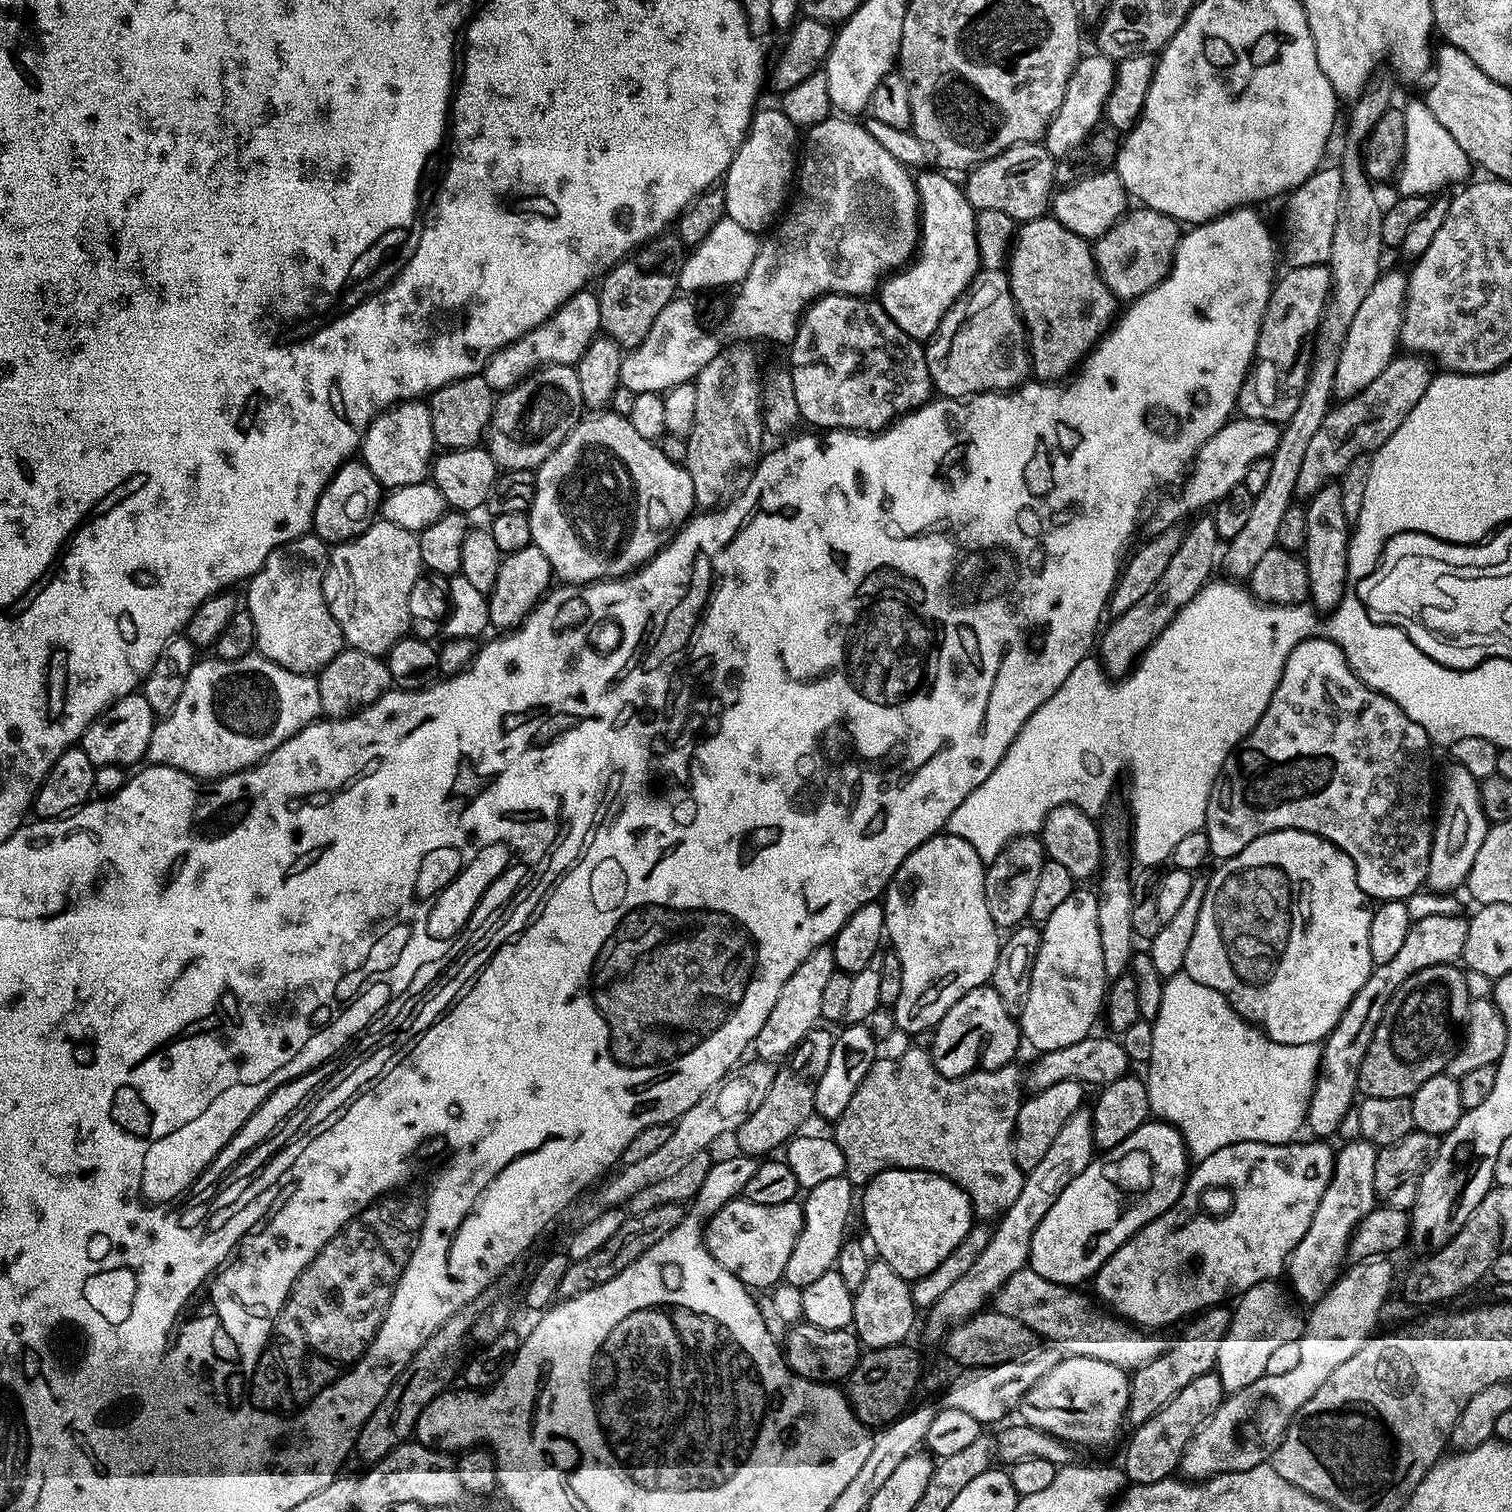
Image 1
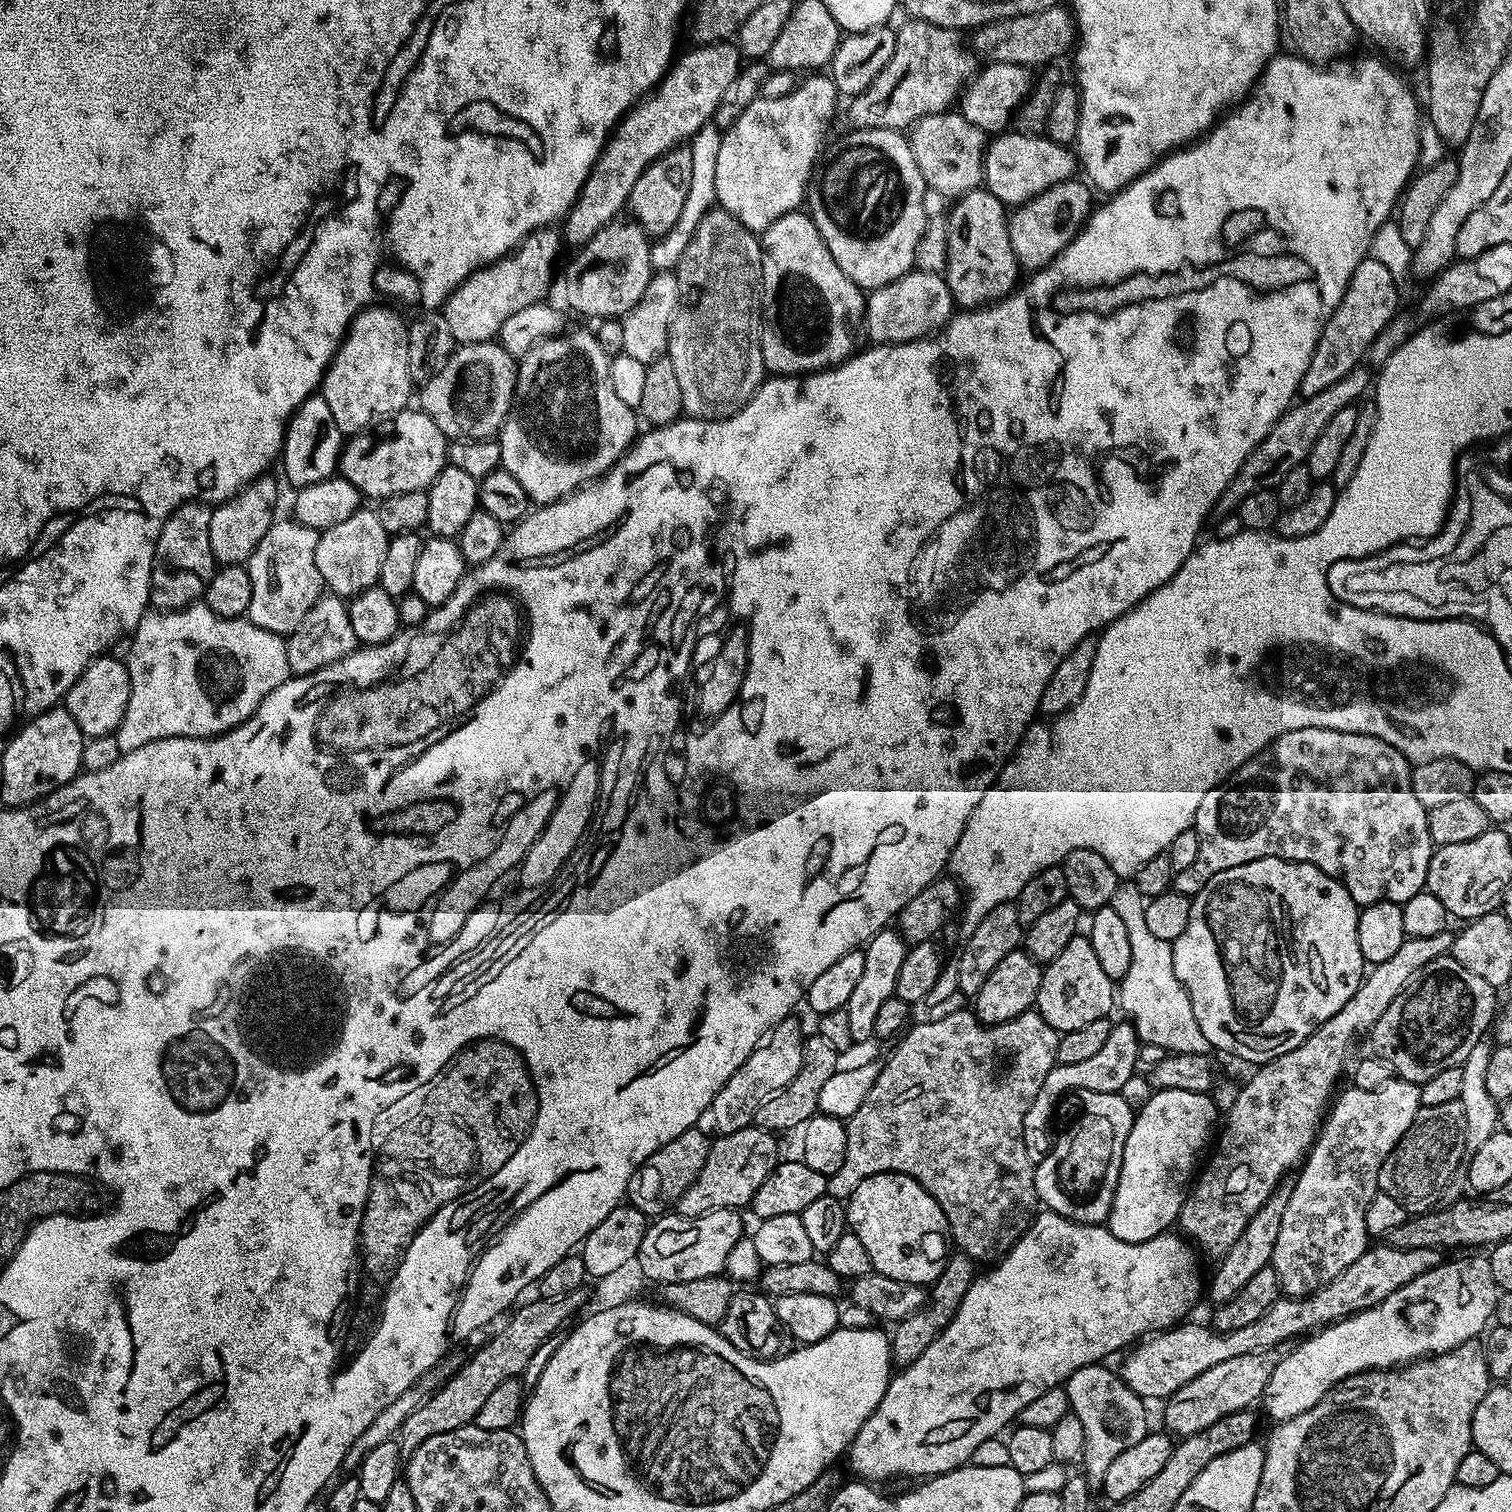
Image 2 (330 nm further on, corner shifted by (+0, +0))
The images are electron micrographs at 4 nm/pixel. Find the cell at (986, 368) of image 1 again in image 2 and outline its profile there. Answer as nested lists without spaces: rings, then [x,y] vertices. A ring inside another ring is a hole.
[[[913,270],[867,293],[862,328],[868,331],[872,344],[905,344],[939,332],[953,315],[954,301],[943,275]]]

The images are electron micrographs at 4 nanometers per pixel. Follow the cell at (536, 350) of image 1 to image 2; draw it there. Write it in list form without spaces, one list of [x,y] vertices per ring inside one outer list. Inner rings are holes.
[[[555,227],[539,228],[537,232],[529,232],[520,247],[501,260],[471,272],[442,305],[442,314],[457,345],[489,343],[499,335],[502,322],[506,322],[510,314],[518,314],[518,310],[526,306],[541,303],[552,284],[552,267],[556,264],[560,244],[562,236]]]

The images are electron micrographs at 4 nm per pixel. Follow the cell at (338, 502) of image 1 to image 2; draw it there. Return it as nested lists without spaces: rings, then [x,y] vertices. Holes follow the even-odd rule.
[[[313,394],[296,408],[296,413],[288,420],[284,429],[284,450],[282,465],[284,476],[299,490],[306,486],[314,486],[314,482],[329,480],[337,475],[340,467],[340,453],[346,443],[345,433],[338,430],[338,422],[334,422],[334,414],[330,414],[330,406],[326,406],[323,395]]]

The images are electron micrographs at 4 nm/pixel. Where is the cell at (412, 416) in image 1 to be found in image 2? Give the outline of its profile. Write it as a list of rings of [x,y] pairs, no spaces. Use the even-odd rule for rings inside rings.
[[[369,306],[361,308],[359,314],[348,325],[348,331],[344,333],[344,338],[340,342],[339,348],[336,349],[336,354],[332,358],[332,363],[324,371],[324,378],[322,381],[322,395],[326,406],[330,406],[330,414],[334,414],[334,422],[338,422],[338,430],[345,434],[355,434],[368,429],[373,426],[379,425],[381,422],[389,419],[395,412],[402,412],[405,408],[409,407],[411,398],[414,396],[414,381],[410,374],[410,350],[408,349],[408,324],[403,320],[394,309],[388,308],[392,306]]]

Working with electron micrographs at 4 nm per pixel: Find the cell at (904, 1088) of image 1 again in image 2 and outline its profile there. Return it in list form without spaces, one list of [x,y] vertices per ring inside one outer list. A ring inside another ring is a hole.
[[[972,1010],[948,1012],[941,1020],[928,1020],[925,1024],[915,1024],[913,1023],[895,1041],[894,1047],[896,1049],[889,1054],[888,1061],[883,1061],[880,1064],[880,1073],[874,1086],[870,1086],[870,1094],[866,1094],[866,1102],[862,1102],[862,1106],[858,1106],[858,1110],[846,1121],[848,1130],[846,1158],[844,1165],[833,1176],[828,1177],[827,1195],[847,1201],[848,1197],[854,1194],[854,1190],[858,1190],[858,1186],[862,1182],[866,1182],[866,1178],[883,1172],[901,1172],[918,1181],[932,1195],[934,1202],[938,1202],[938,1206],[948,1219],[951,1239],[954,1241],[955,1247],[956,1244],[960,1247],[957,1249],[963,1255],[977,1262],[983,1262],[983,1260],[999,1261],[1007,1256],[1008,1251],[1028,1231],[1028,1225],[1032,1223],[1034,1213],[1038,1208],[1036,1170],[1032,1159],[1026,1154],[1026,1146],[1022,1142],[1022,1122],[1026,1118],[1026,1110],[1030,1110],[1034,1098],[1038,1098],[1038,1090],[1042,1090],[1042,1082],[1046,1082],[1046,1074],[1050,1074],[1050,1070],[1057,1065],[1056,1055],[1058,1054],[1061,1033],[1055,1032],[1036,1010],[1018,1014],[1018,1018],[1007,1020],[1001,1024],[984,1024]]]

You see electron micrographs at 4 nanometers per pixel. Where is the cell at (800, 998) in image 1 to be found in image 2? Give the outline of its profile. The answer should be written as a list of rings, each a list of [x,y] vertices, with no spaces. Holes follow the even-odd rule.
[[[796,1018],[783,1020],[772,1027],[754,1046],[750,1058],[738,1066],[738,1070],[725,1082],[722,1090],[712,1099],[710,1117],[712,1124],[720,1134],[734,1134],[734,1130],[753,1127],[756,1111],[762,1102],[770,1099],[775,1092],[781,1092],[790,1082],[794,1082],[794,1074],[802,1070],[804,1057],[805,1033],[800,1033],[800,1024]]]

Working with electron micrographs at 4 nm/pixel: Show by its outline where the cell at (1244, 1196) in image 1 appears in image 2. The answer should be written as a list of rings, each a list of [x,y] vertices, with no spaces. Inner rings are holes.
[[[1041,1211],[1028,1225],[1028,1231],[1020,1237],[1020,1241],[1008,1251],[1007,1256],[995,1266],[989,1267],[992,1269],[985,1276],[984,1273],[977,1275],[976,1280],[966,1290],[954,1318],[944,1327],[940,1336],[934,1338],[934,1342],[930,1342],[926,1350],[922,1350],[922,1358],[915,1360],[908,1368],[899,1369],[889,1379],[882,1402],[878,1402],[874,1414],[866,1418],[862,1430],[856,1432],[856,1437],[852,1439],[851,1447],[846,1452],[846,1460],[848,1458],[848,1464],[852,1467],[851,1475],[865,1482],[877,1482],[876,1480],[884,1480],[887,1476],[931,1478],[941,1476],[944,1472],[955,1468],[963,1468],[982,1442],[999,1437],[1019,1417],[1020,1411],[1030,1406],[1030,1402],[1034,1402],[1034,1398],[1046,1394],[1051,1388],[1061,1387],[1064,1381],[1070,1378],[1070,1374],[1074,1374],[1074,1370],[1107,1361],[1106,1358],[1111,1352],[1123,1353],[1141,1338],[1181,1323],[1187,1317],[1184,1315],[1195,1306],[1196,1299],[1202,1296],[1200,1276],[1196,1273],[1195,1255],[1197,1256],[1197,1253],[1193,1245],[1183,1235],[1172,1230],[1162,1232],[1146,1242],[1122,1242],[1122,1238],[1114,1238],[1114,1234],[1107,1226],[1075,1224],[1073,1220],[1068,1220],[1057,1212]]]

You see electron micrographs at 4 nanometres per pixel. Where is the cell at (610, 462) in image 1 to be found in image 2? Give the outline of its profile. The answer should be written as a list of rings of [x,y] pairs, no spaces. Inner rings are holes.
[[[565,331],[559,336],[550,336],[546,340],[539,340],[532,345],[523,356],[519,357],[516,369],[516,394],[514,397],[514,407],[503,417],[502,423],[498,428],[498,439],[500,442],[500,462],[503,468],[514,478],[518,478],[522,490],[526,490],[529,501],[533,505],[543,506],[553,504],[555,500],[563,500],[565,496],[572,495],[573,492],[601,479],[604,473],[609,472],[617,462],[624,457],[624,453],[632,447],[637,435],[636,422],[638,423],[637,413],[618,394],[614,394],[614,386],[610,382],[608,366],[610,357],[607,352],[602,350],[602,346],[596,340],[595,331],[571,332]]]

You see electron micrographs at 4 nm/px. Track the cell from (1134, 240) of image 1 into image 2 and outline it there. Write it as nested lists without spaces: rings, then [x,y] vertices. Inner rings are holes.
[[[1073,178],[1061,184],[1055,184],[1050,191],[1019,205],[1013,211],[1016,213],[1008,216],[1010,246],[1014,250],[1016,261],[1021,269],[1043,268],[1075,238],[1076,233],[1084,227],[1093,211],[1094,203],[1092,204],[1091,195],[1093,196],[1093,193],[1083,179]]]

